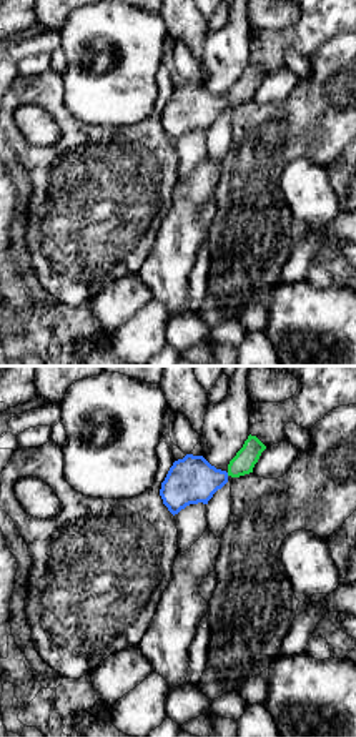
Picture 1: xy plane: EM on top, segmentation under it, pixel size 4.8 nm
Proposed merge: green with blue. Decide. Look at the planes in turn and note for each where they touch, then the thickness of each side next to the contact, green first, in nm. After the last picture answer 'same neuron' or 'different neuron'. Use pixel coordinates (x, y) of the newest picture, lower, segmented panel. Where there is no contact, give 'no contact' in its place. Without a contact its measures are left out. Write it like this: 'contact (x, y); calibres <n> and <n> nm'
no contact

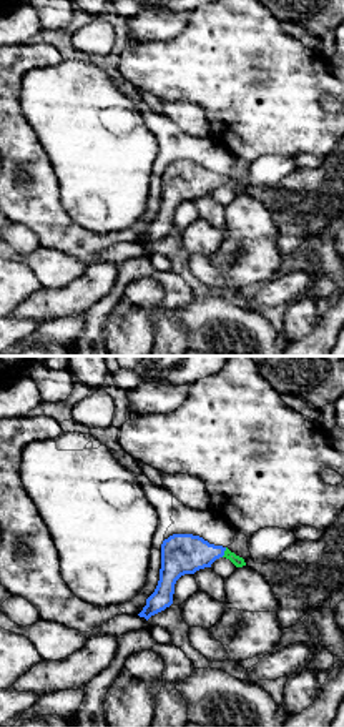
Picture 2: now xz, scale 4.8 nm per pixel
contact (225, 553); calibres 50 and 190 nm

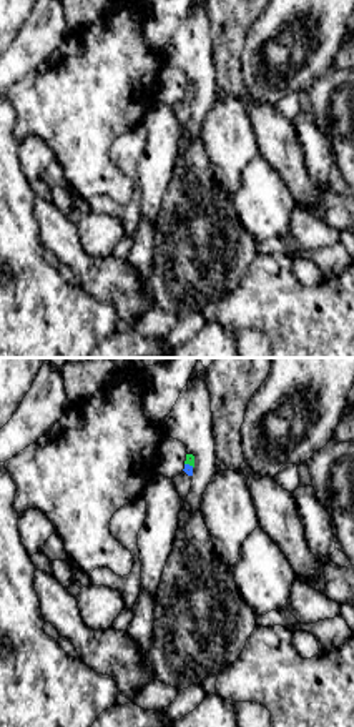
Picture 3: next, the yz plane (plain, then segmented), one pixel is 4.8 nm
contact (190, 464); calibres 50 and 50 nm

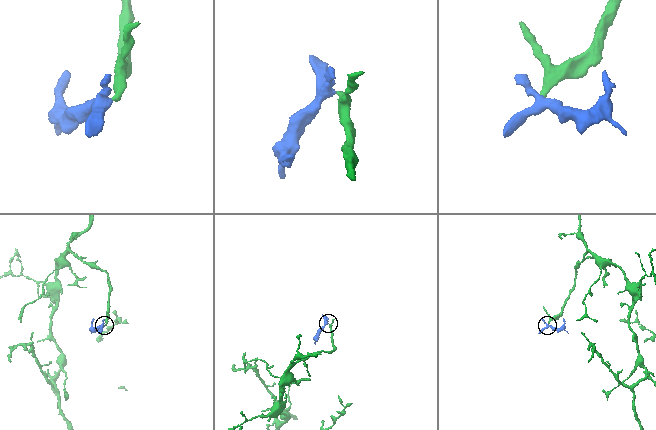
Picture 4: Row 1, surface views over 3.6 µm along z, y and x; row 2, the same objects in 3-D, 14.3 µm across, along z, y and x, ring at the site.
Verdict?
same neuron

